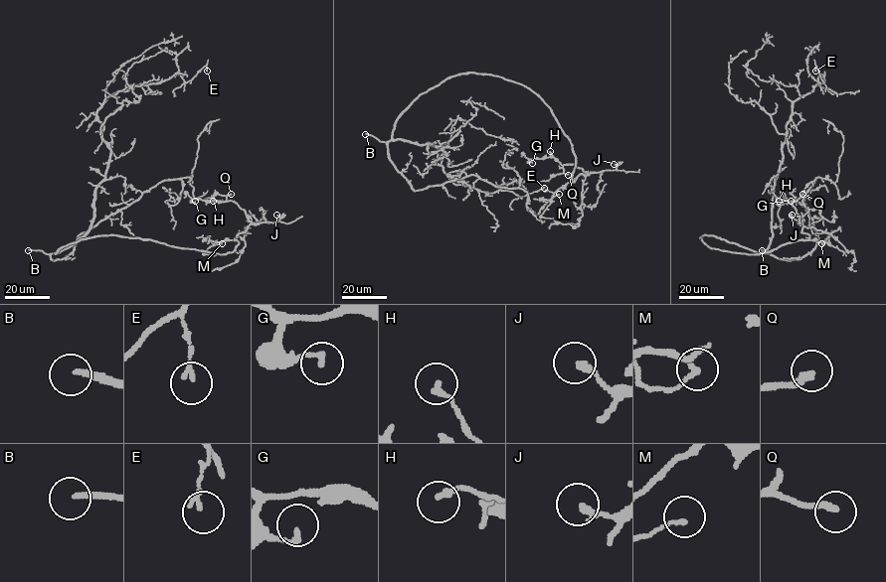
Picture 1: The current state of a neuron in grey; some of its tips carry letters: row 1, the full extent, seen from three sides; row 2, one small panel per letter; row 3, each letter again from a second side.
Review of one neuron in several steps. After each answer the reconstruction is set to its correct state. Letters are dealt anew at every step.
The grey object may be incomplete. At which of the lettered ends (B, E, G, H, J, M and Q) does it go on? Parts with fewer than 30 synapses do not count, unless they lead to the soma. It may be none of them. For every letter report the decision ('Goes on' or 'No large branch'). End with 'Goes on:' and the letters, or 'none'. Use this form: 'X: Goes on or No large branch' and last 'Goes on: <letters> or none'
B: Goes on
E: No large branch
G: No large branch
H: No large branch
J: No large branch
M: No large branch
Q: Goes on
Goes on: B, Q

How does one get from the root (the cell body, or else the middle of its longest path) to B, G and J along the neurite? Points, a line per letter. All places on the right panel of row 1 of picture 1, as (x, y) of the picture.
B: (731, 242), (771, 254), (762, 250)
G: (731, 242), (700, 237), (710, 247), (748, 254), (808, 239), (793, 201), (785, 201), (791, 201)
J: (731, 242), (714, 235), (700, 237), (710, 247), (761, 254), (808, 239), (792, 215)

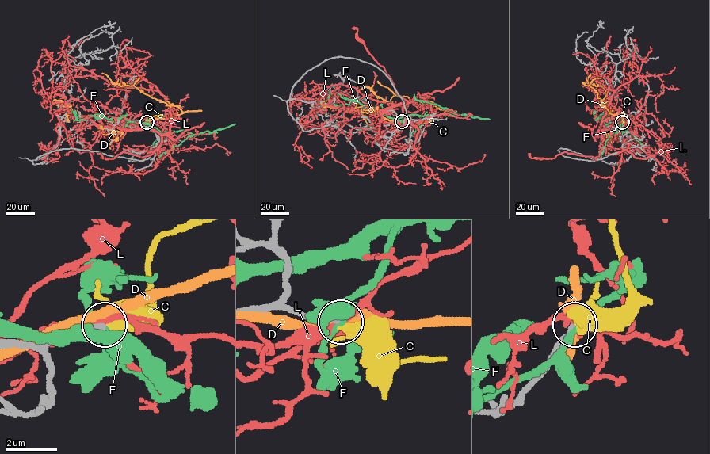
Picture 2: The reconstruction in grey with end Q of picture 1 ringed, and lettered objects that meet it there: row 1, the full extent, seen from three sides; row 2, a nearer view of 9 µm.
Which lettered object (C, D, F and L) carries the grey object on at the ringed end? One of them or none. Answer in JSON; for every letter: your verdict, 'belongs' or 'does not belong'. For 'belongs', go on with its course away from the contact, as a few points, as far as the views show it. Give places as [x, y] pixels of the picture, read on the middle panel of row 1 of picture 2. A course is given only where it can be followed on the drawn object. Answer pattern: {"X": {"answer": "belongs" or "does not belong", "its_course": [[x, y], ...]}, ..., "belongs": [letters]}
{"C": {"answer": "belongs", "its_course": [[402, 121], [404, 123], [417, 125], [431, 119]]}, "D": {"answer": "does not belong"}, "F": {"answer": "does not belong"}, "L": {"answer": "does not belong"}, "belongs": ["C"]}

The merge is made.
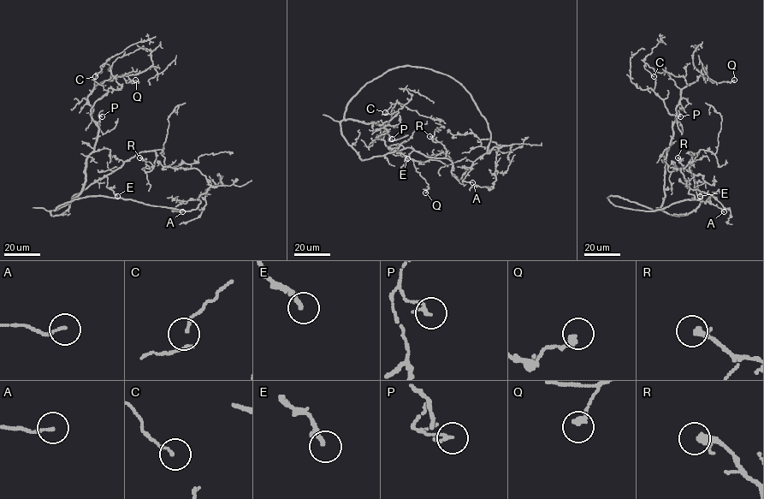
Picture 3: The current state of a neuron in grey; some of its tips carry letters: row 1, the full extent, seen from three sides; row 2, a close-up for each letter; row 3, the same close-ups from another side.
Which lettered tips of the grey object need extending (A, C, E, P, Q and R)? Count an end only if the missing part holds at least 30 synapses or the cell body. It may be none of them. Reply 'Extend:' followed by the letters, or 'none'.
Extend: none

